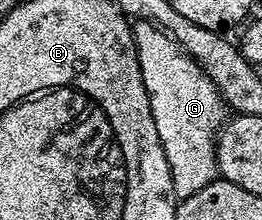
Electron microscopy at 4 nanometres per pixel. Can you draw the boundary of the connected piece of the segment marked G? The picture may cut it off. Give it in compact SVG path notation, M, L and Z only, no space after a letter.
M144 21L134 22L132 28L139 69L143 73L143 85L151 101L151 117L155 117L155 129L159 129L159 141L163 145L163 153L171 169L173 194L178 200L183 200L191 197L191 193L199 193L199 189L203 189L218 178L215 136L227 118L227 108L225 102L221 100L221 94L217 92L213 82L205 76L201 66L166 31L162 31L154 23Z

